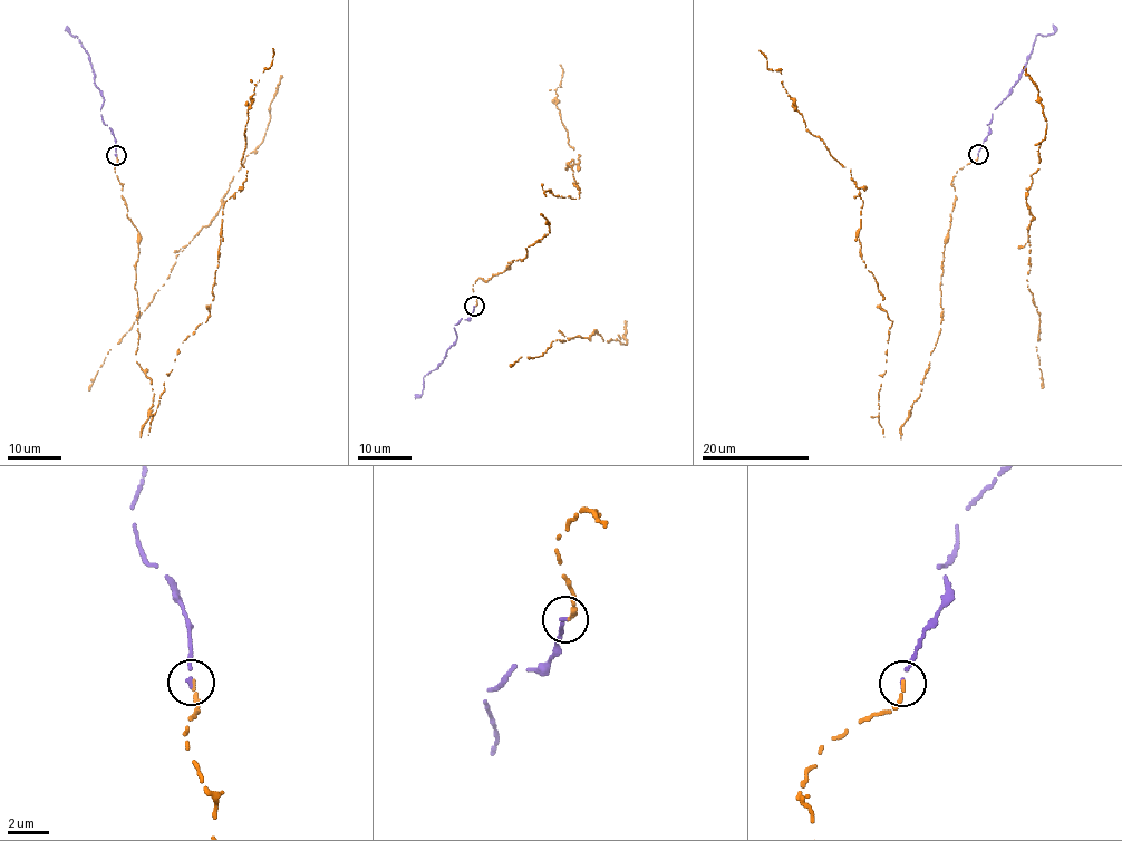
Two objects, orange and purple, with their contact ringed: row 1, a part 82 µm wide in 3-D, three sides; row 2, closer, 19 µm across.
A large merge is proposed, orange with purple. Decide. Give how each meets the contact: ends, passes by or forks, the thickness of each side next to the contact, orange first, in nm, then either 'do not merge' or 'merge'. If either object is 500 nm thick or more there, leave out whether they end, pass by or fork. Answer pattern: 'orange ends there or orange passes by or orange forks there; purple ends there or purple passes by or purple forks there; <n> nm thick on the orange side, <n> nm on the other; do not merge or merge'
orange ends there; purple ends there; 170 nm thick on the orange side, 180 nm on the other; merge

